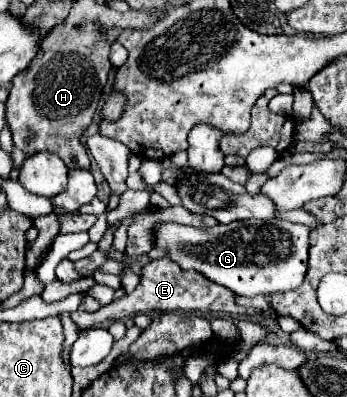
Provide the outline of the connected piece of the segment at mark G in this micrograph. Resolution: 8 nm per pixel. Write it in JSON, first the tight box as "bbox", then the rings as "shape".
{"bbox":[156,219,310,297],"shape":[[[284,219],[234,221],[212,229],[166,223],[156,229],[156,247],[166,247],[168,257],[182,269],[198,271],[210,281],[228,287],[236,295],[256,297],[290,291],[304,281],[308,263],[308,233],[310,229],[306,225]]]}

